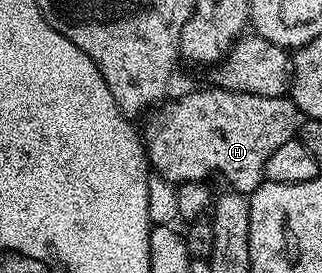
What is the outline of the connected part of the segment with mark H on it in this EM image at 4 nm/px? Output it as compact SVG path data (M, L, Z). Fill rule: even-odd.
M212 89L193 90L174 102L166 101L144 119L143 141L149 165L160 177L174 184L205 182L212 174L222 174L229 181L230 191L248 196L266 181L265 165L271 158L271 152L275 152L275 148L280 148L282 144L287 144L287 140L298 133L299 111L289 96L241 94L237 90Z

